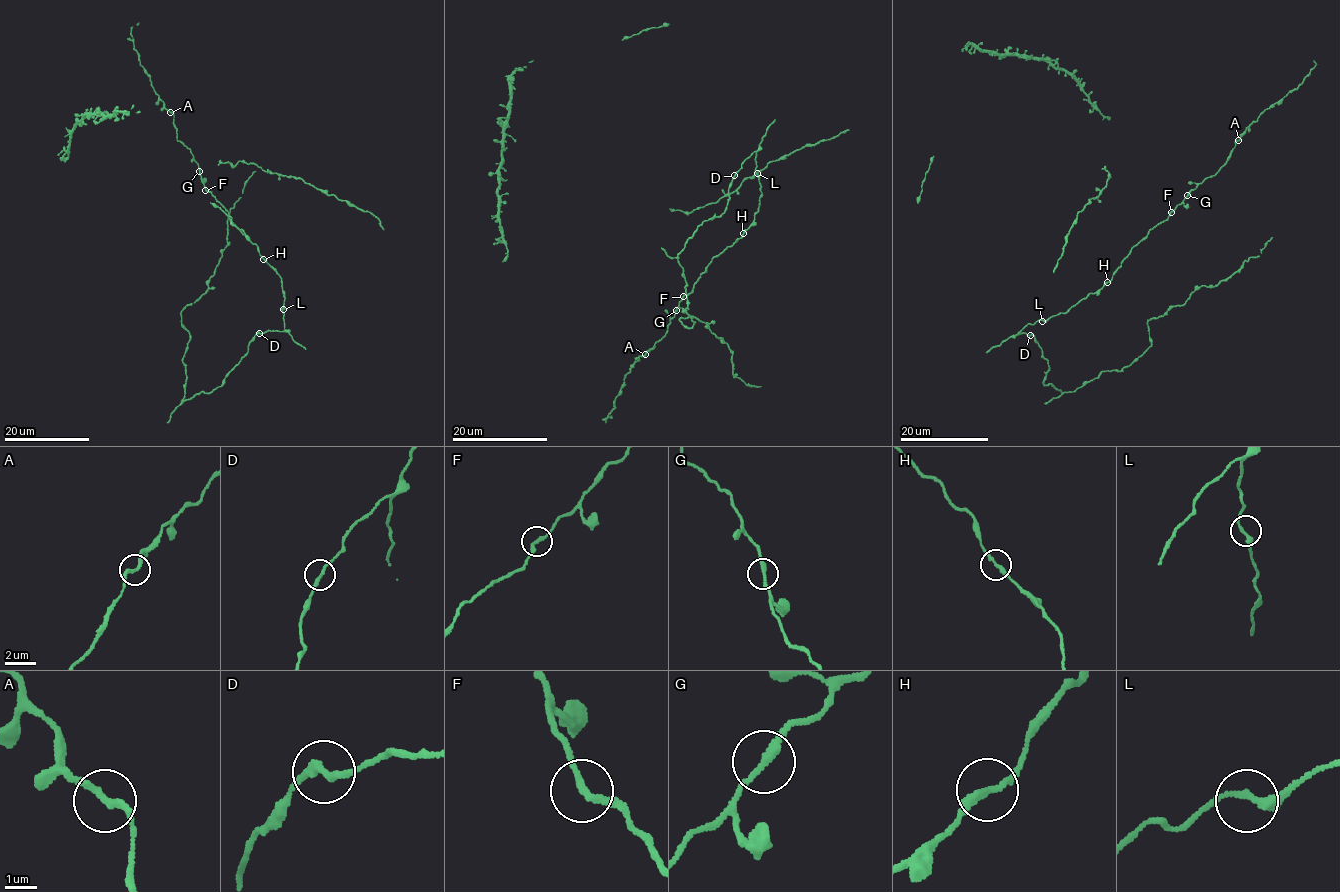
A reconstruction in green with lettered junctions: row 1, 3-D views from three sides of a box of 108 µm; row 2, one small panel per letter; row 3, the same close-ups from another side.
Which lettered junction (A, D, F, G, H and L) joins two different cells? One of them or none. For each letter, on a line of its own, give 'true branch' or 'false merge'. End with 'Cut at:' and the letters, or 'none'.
A: true branch
D: true branch
F: true branch
G: true branch
H: true branch
L: true branch
Cut at: none

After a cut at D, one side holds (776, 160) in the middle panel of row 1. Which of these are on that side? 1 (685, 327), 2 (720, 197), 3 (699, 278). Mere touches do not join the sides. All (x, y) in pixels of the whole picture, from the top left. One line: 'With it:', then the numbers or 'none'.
With it: 2, 3

